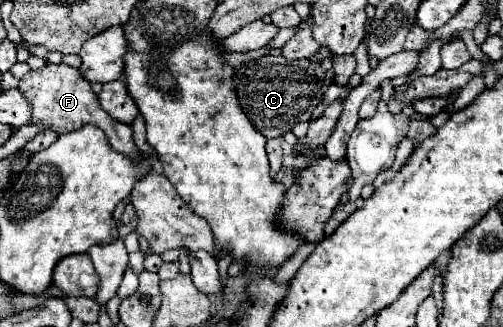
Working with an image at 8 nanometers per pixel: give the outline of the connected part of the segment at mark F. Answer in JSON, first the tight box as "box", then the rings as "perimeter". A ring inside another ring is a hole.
{"box":[18,63,140,159],"perimeter":[[[46,63],[42,69],[36,69],[36,71],[30,69],[20,79],[18,89],[26,97],[26,101],[32,105],[32,117],[30,117],[32,125],[40,125],[44,129],[56,131],[58,135],[70,133],[74,129],[80,129],[82,125],[88,125],[88,123],[90,125],[98,125],[106,133],[110,145],[116,151],[120,151],[120,153],[124,153],[124,155],[128,155],[132,159],[136,159],[140,155],[138,149],[136,149],[136,145],[134,145],[134,139],[132,139],[132,127],[126,125],[126,123],[120,123],[120,121],[112,119],[100,107],[98,97],[92,91],[90,83],[86,79],[82,79],[82,75],[74,67],[64,65],[64,63],[58,63],[58,65]]]}

